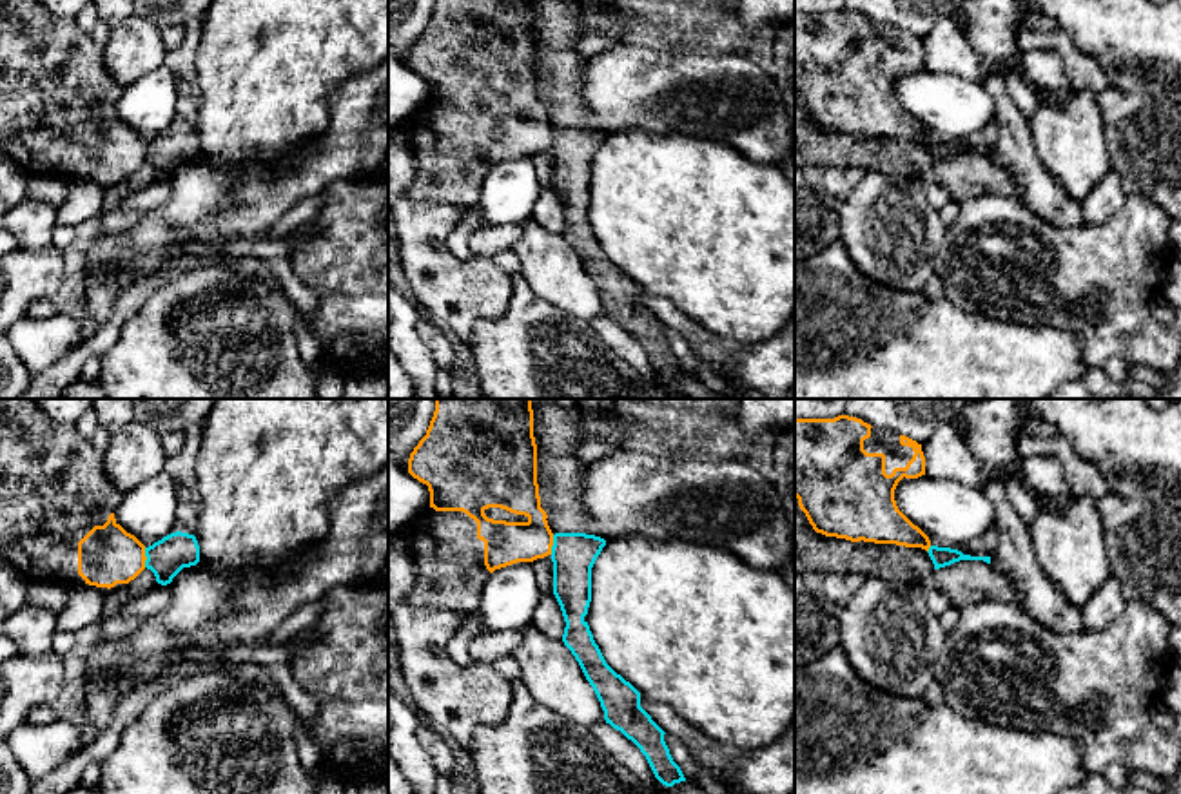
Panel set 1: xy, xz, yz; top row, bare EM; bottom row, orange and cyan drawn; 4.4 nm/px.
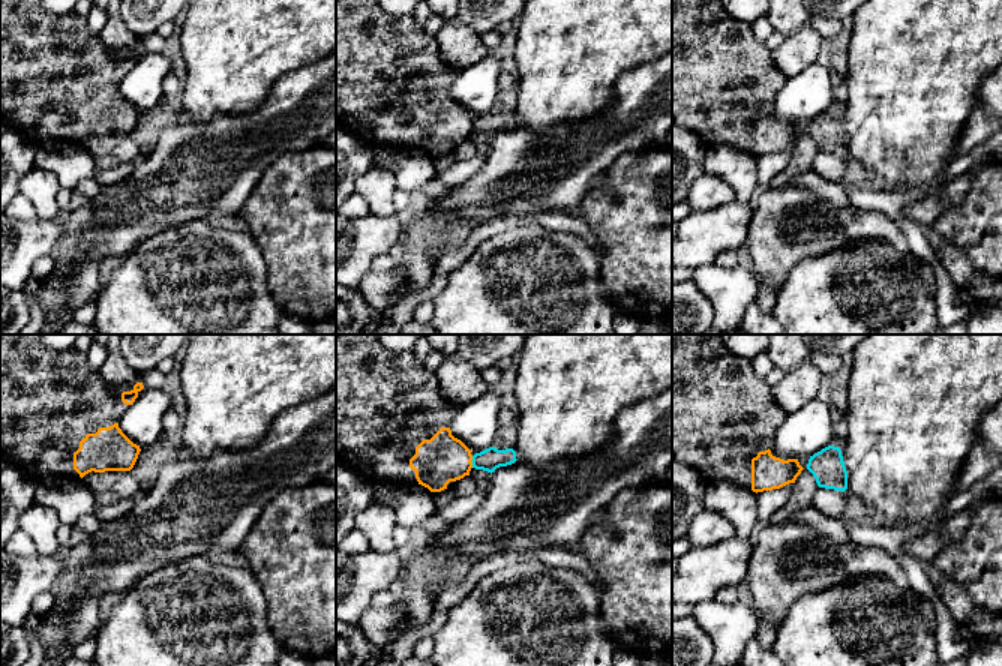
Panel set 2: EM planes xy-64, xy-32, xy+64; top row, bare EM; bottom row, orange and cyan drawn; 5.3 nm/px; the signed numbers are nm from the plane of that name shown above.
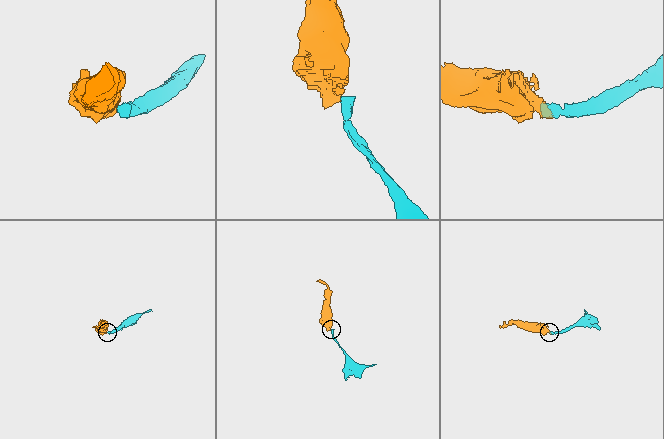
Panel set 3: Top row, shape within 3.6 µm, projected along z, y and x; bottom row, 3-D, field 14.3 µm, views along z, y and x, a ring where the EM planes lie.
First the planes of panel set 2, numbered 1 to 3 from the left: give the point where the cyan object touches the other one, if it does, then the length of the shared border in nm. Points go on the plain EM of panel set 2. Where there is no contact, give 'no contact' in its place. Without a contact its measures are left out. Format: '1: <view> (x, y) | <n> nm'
1: no contact
2: xy-32 (471, 126) | 60 nm
3: no contact

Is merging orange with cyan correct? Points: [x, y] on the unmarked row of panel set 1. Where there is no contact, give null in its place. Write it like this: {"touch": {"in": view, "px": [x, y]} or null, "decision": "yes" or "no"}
{"touch": {"in": "xy", "px": [146, 151]}, "decision": "no"}

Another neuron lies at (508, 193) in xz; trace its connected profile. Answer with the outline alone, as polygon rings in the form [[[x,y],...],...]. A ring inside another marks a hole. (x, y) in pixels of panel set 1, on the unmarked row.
[[[517,156],[490,169],[473,207],[481,210],[484,228],[517,225],[532,219],[541,189],[532,156]]]

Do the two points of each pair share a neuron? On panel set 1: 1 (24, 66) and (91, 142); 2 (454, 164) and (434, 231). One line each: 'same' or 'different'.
1: same
2: different

